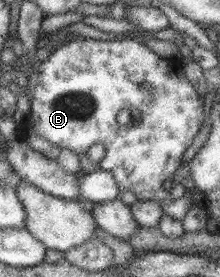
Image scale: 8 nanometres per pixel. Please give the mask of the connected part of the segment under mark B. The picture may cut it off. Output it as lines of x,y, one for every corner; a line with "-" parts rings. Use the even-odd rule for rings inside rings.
72,33
68,41
56,47
44,61
35,63
32,66
31,72
27,76
26,90
32,97
29,106
30,113
28,113
27,116
38,136
42,136
42,138
48,140
52,145
55,144
60,148
67,148
71,152
74,152
76,156
78,156
81,173
88,174
96,170
106,170
106,172
110,172
119,191
129,191
134,194
134,197
138,200
158,202
162,200
160,190
164,190
163,183
170,180
172,174
174,174
174,170
180,166
181,157
186,148
190,146
192,138
194,138
195,134
200,130
202,118
204,118
202,114
202,110
204,110
203,98
197,95
194,87
183,77
179,70
177,59
160,57
149,49
148,46
145,46
141,42
136,42
136,39
131,39
128,36
123,36
119,40
104,41
94,40
-
92,144
102,144
106,150
104,156
102,156
102,160
94,163
89,162
88,156
86,156
88,148
90,148

